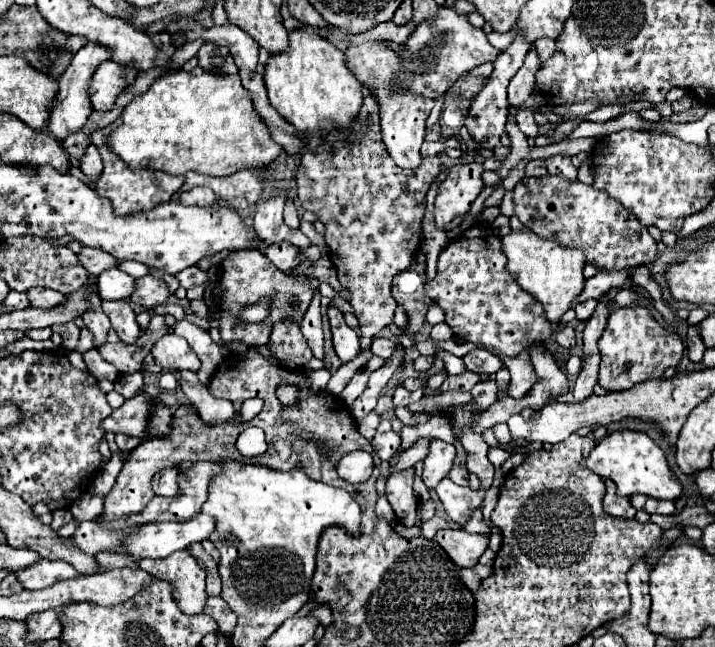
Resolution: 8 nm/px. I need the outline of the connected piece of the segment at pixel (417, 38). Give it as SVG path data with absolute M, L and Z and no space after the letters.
M441 5L435 17L419 23L413 35L405 41L405 55L401 57L401 71L397 71L399 81L405 89L413 91L415 95L437 99L441 97L461 75L469 73L471 69L495 61L499 51L489 45L487 35L483 29L473 27L467 15L457 13L453 7Z

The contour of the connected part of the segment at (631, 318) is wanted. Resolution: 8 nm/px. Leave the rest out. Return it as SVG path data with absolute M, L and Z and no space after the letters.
M619 307L609 315L609 325L599 339L599 385L607 391L625 391L645 379L661 379L667 367L679 365L685 345L679 335L665 331L655 319L651 319L645 307Z

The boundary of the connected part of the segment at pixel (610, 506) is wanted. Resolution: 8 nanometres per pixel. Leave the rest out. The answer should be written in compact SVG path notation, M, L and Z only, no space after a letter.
M607 481L605 485L607 485L607 493L605 493L605 497L603 497L603 509L605 509L605 513L611 515L611 517L633 519L637 511L635 511L633 505L629 503L629 499L627 499L627 497L619 497L619 495L615 493L613 483Z

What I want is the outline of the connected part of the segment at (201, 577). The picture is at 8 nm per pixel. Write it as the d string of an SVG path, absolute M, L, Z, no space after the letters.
M177 551L165 559L145 559L139 567L155 579L167 581L173 587L173 599L185 615L203 613L205 593L205 569L187 553Z

